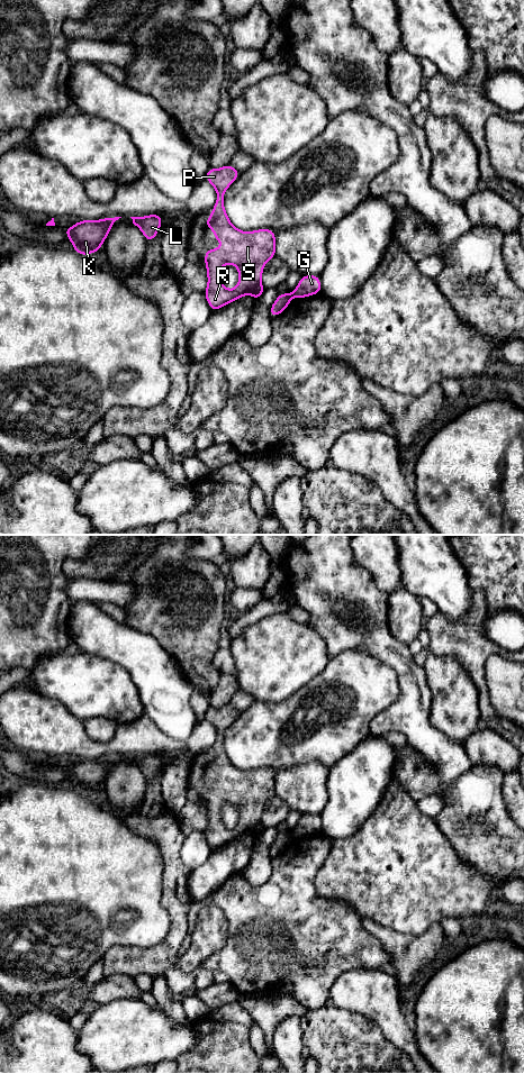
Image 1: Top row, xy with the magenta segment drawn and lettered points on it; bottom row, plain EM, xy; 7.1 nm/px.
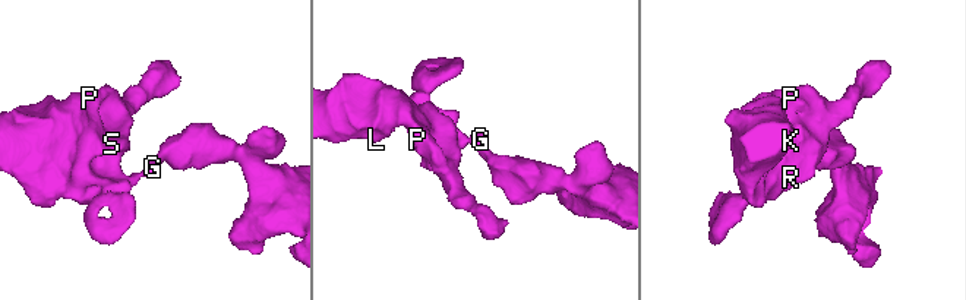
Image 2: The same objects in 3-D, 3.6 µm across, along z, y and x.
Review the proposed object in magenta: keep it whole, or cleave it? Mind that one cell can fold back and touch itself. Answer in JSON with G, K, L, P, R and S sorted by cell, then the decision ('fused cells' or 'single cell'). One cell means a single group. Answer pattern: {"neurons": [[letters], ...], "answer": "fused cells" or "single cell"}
{"neurons": [["G"], ["K", "L", "P", "R", "S"]], "answer": "fused cells"}

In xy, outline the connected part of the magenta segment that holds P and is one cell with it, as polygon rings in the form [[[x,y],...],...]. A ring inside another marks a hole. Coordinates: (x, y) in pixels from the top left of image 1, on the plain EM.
[[[229,702],[222,708],[210,707],[206,712],[206,719],[217,731],[206,766],[215,772],[216,781],[223,781],[222,789],[215,786],[205,790],[208,823],[204,831],[213,850],[246,834],[259,839],[264,830],[261,820],[264,804],[275,795],[275,773],[270,767],[245,772],[234,766],[228,758],[224,732],[240,713]],[[227,802],[238,809],[240,820],[233,829],[227,829],[220,817],[220,810]]]

